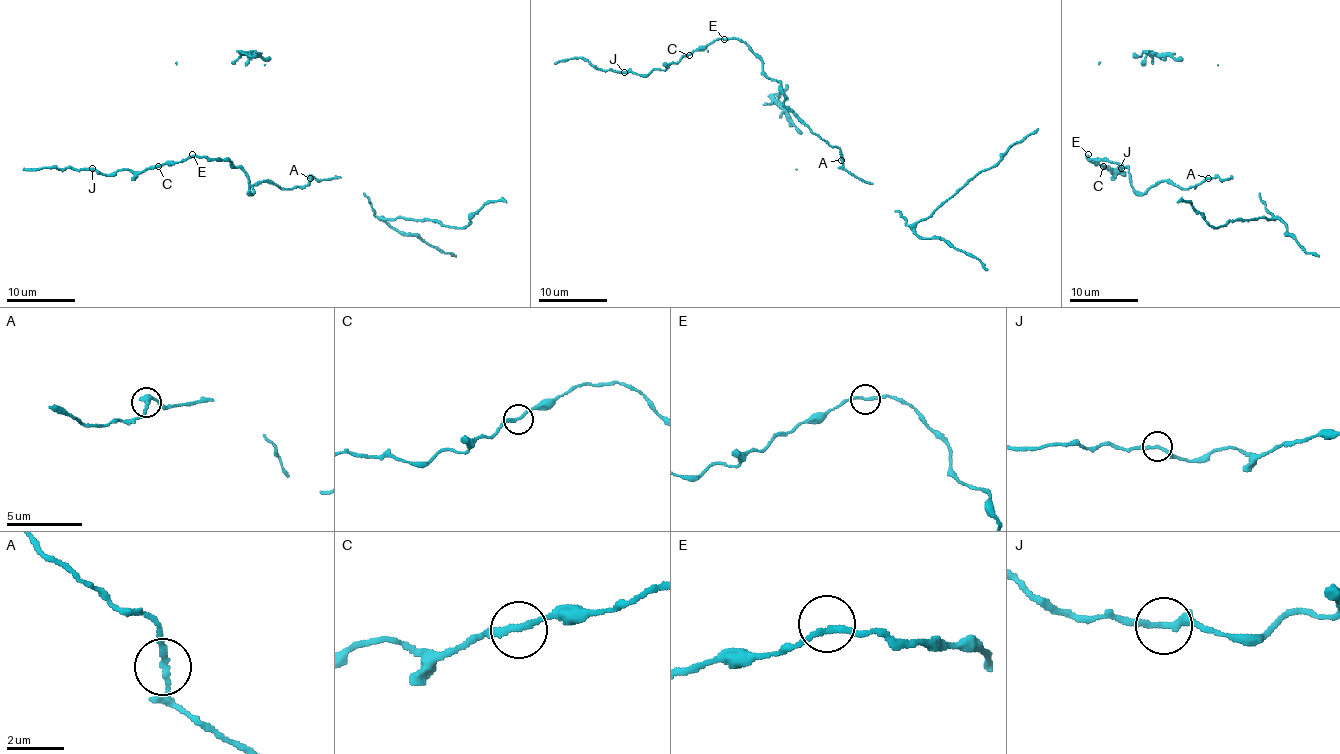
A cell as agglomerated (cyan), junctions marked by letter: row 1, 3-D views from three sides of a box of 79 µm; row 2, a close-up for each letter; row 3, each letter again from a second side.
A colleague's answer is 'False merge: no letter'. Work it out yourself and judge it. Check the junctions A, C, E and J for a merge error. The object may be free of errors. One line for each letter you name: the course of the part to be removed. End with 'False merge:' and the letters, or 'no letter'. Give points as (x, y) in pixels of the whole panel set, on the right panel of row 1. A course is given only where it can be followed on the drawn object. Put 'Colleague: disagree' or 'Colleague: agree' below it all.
False merge: no letter
Colleague: agree

